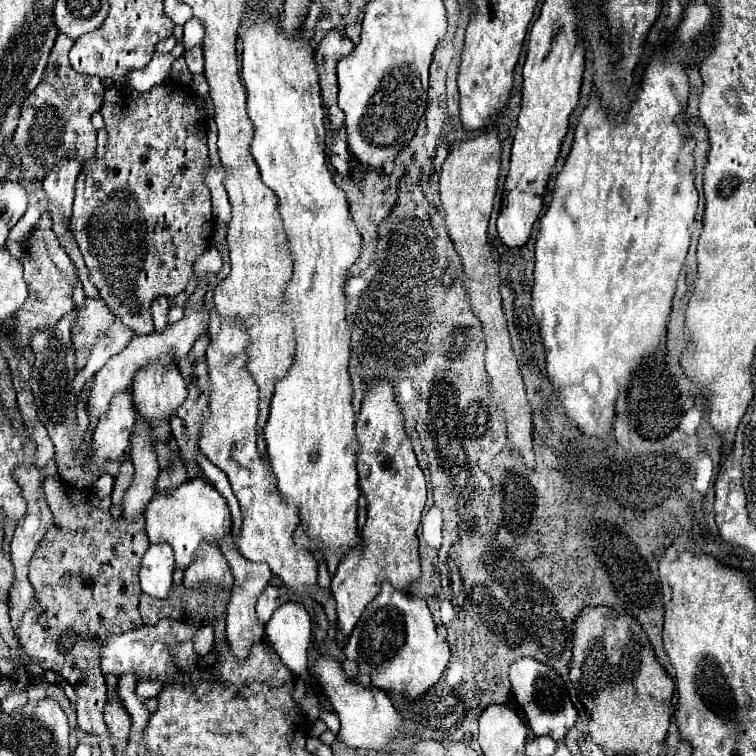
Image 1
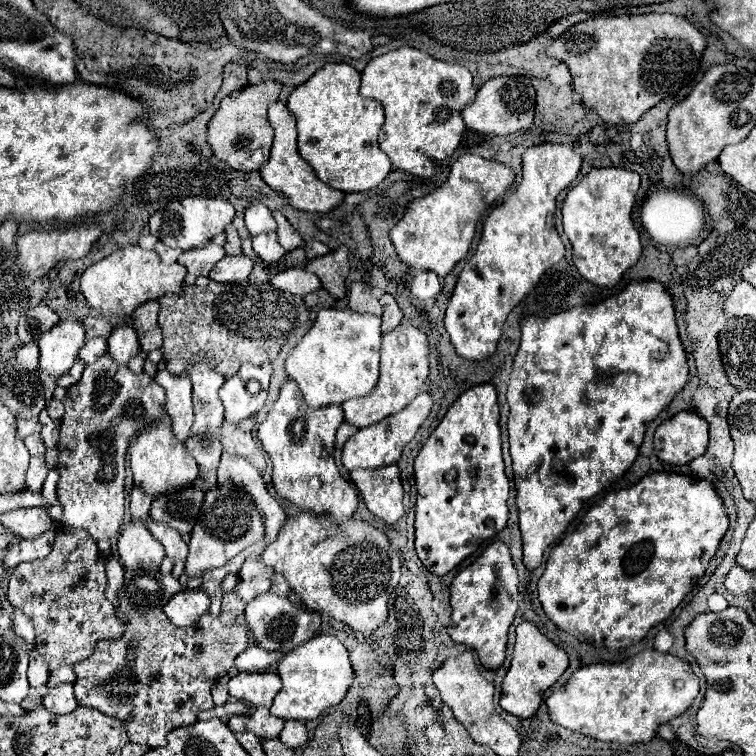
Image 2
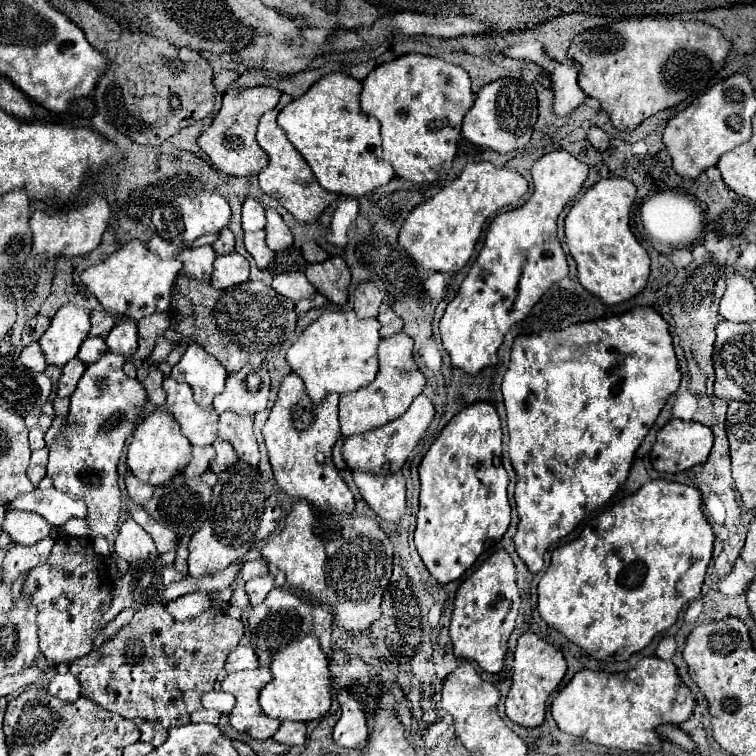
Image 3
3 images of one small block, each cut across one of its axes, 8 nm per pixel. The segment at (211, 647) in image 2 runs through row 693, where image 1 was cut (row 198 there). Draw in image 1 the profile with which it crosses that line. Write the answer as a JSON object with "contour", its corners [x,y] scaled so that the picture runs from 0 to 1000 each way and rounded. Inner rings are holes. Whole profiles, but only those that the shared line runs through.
{"contour":[[[214,108],[209,114],[204,114],[198,122],[183,124],[183,130],[177,132],[159,132],[159,135],[138,135],[132,143],[132,151],[138,156],[138,169],[143,175],[143,188],[140,188],[140,201],[135,209],[122,209],[114,214],[114,220],[108,222],[108,241],[101,241],[101,262],[98,262],[98,280],[93,288],[93,307],[98,310],[103,328],[111,339],[111,347],[119,357],[119,373],[132,384],[132,394],[140,399],[140,405],[148,410],[151,418],[156,418],[169,434],[177,437],[180,444],[185,442],[198,442],[204,439],[204,429],[201,429],[201,418],[198,418],[198,407],[201,399],[209,392],[233,392],[238,386],[243,386],[251,365],[254,365],[254,354],[257,354],[257,344],[278,325],[280,317],[280,302],[286,299],[286,288],[280,283],[280,272],[278,272],[278,251],[272,246],[272,228],[275,228],[275,196],[272,196],[272,153],[270,146],[259,138],[259,124],[251,119],[251,114],[235,111],[235,108]]]}

